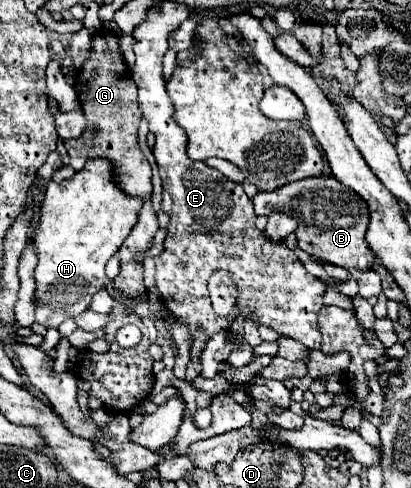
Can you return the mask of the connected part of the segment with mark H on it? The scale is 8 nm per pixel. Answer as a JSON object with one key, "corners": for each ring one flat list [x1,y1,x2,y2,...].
{"corners":[[98,158,88,160,72,178,62,182,52,180,46,186,40,228,32,238,32,246,38,250,36,312,42,316,40,320,46,322,52,310,54,328,88,310,92,296,102,288,108,288,114,300,126,298,126,302,148,302,148,294,132,296,118,292,104,272,106,262,118,252,130,230,136,226,142,208,142,198,124,194,120,186,116,186,114,176,114,166,108,160]]}

